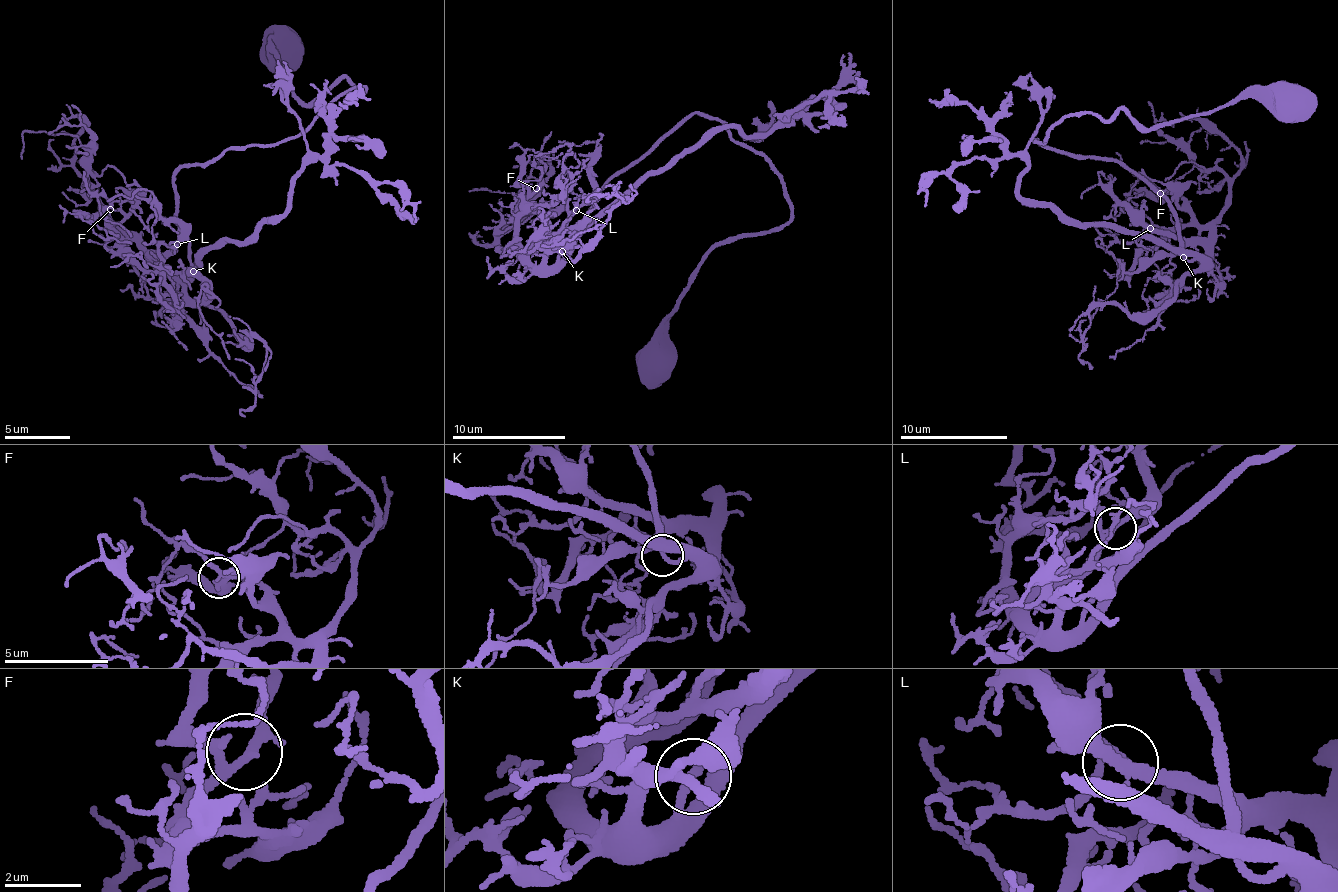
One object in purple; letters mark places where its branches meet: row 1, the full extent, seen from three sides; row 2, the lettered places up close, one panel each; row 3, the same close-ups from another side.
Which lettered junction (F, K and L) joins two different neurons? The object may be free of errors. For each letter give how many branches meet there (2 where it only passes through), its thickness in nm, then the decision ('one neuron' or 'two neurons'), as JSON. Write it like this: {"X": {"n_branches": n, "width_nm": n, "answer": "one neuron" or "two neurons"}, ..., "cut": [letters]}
{"F": {"n_branches": 3, "width_nm": 200, "answer": "one neuron"}, "K": {"n_branches": 3, "width_nm": 240, "answer": "one neuron"}, "L": {"n_branches": 3, "width_nm": 260, "answer": "one neuron"}, "cut": []}

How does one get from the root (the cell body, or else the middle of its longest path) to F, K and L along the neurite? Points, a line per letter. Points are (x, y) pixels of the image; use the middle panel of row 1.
F: (621, 170), (577, 223), (565, 245), (567, 252), (550, 266), (532, 265), (518, 237), (518, 205), (536, 188)
K: (621, 170), (606, 182), (592, 210), (572, 233), (573, 240), (561, 250)
L: (621, 170), (577, 223), (565, 245), (567, 252), (550, 266), (533, 266), (532, 250), (576, 210)

